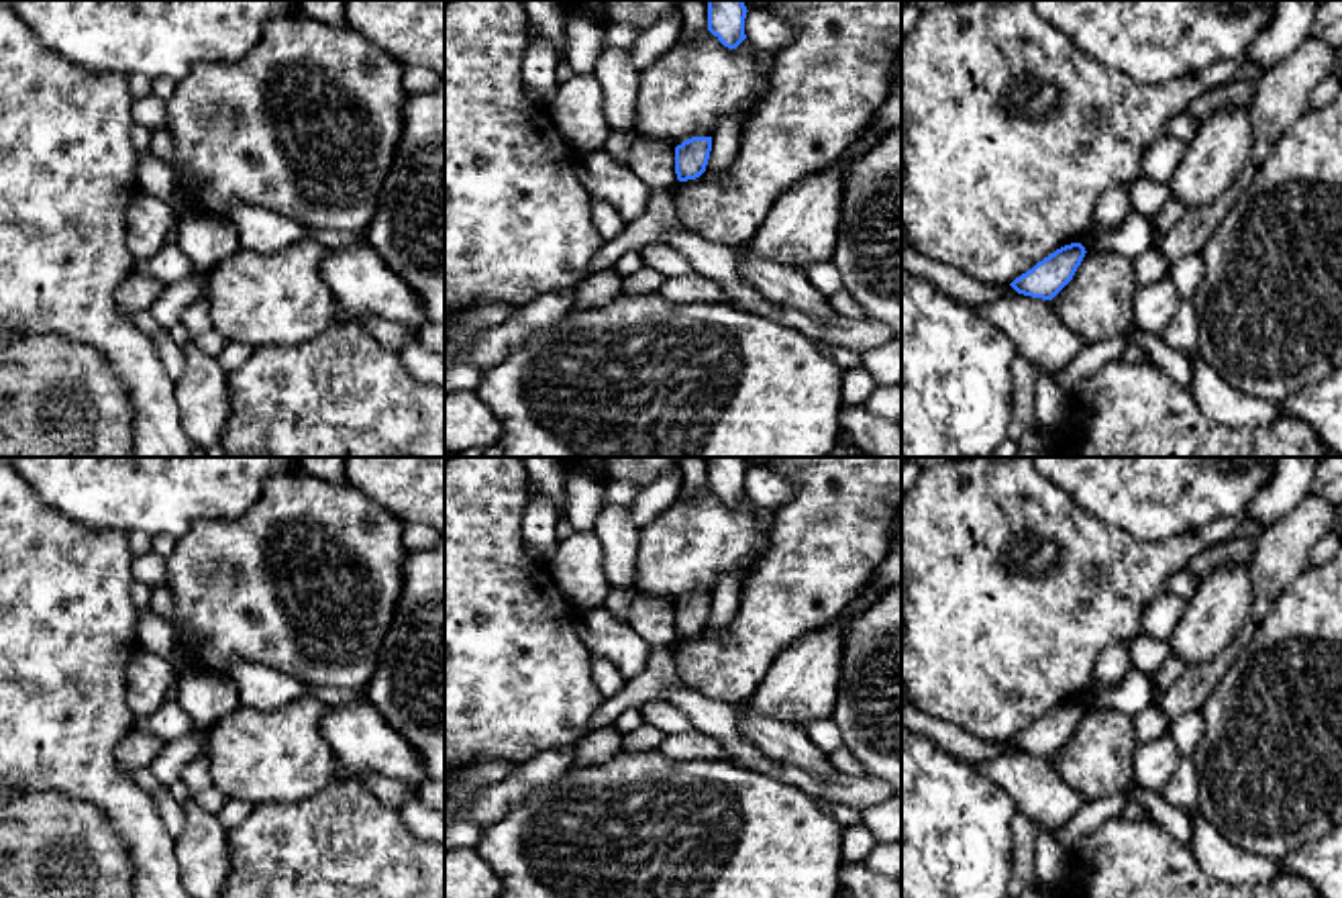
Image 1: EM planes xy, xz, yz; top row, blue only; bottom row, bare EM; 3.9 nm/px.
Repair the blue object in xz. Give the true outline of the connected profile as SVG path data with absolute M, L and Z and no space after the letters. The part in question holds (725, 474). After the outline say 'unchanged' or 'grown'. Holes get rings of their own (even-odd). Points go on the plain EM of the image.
M706 457L708 488L728 506L736 506L744 496L746 463L742 457Z; unchanged

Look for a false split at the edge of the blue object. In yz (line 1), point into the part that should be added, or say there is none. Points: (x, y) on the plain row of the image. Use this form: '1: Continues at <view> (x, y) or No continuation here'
1: No continuation here

